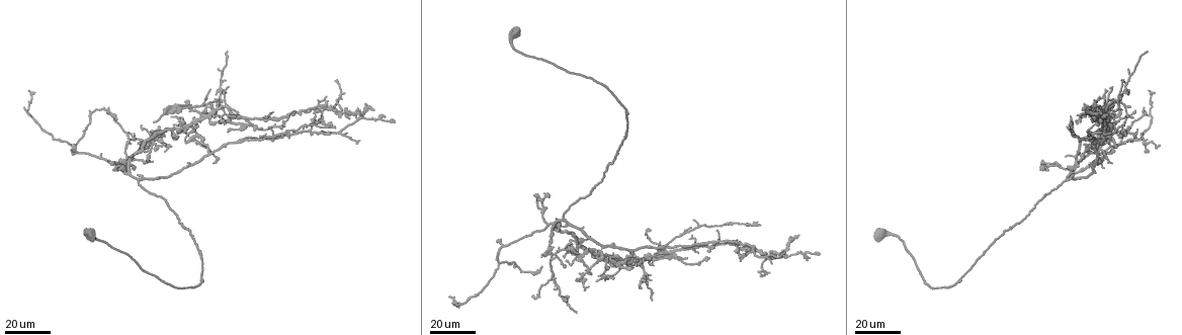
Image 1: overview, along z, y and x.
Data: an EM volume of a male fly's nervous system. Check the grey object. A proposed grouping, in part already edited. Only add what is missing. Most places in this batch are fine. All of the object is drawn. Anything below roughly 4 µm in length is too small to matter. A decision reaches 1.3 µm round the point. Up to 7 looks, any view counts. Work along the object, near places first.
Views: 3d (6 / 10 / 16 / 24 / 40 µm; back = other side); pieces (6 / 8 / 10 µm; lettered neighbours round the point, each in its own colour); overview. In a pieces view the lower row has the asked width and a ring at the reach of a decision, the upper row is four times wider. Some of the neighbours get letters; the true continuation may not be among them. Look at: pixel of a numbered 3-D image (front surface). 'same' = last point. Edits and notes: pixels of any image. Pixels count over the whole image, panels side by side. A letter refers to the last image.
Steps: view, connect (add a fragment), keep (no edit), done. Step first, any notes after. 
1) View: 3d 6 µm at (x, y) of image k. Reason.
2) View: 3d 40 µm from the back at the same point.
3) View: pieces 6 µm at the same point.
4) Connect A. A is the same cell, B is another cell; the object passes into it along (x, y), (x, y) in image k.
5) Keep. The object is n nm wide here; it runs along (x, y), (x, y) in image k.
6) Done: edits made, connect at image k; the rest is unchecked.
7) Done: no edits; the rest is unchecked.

View: 3d 40 µm at (372, 110) of image 1. Branch stops here.

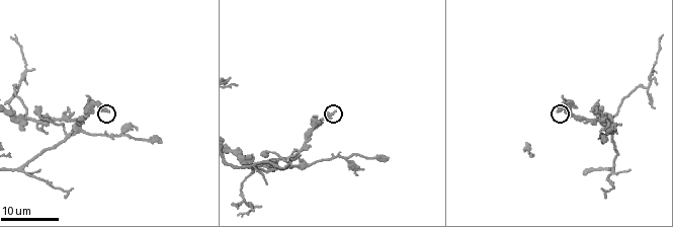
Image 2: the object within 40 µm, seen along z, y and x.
View: pieces 10 µm at (333, 112) of image 2.

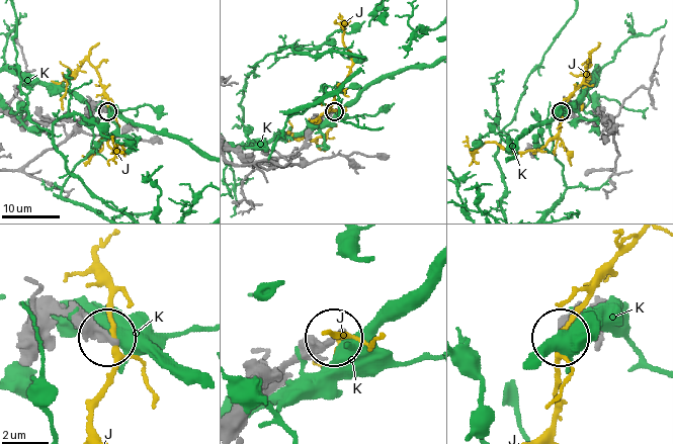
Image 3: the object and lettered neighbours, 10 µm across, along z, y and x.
Keep. J and K are other cells; it runs along (239, 406), (330, 339) in image 3; none of them fits.

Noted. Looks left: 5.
View: 3d 16 µm at (261, 206) of image 2. Free end.

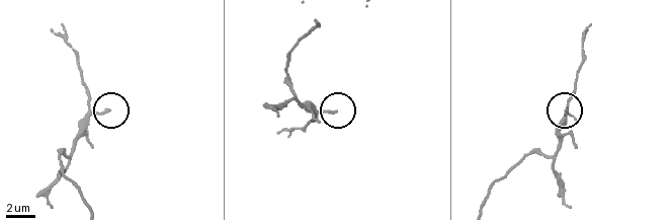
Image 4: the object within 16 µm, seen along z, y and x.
View: pieces 6 µm at (336, 111) of image 4. What lies round it.

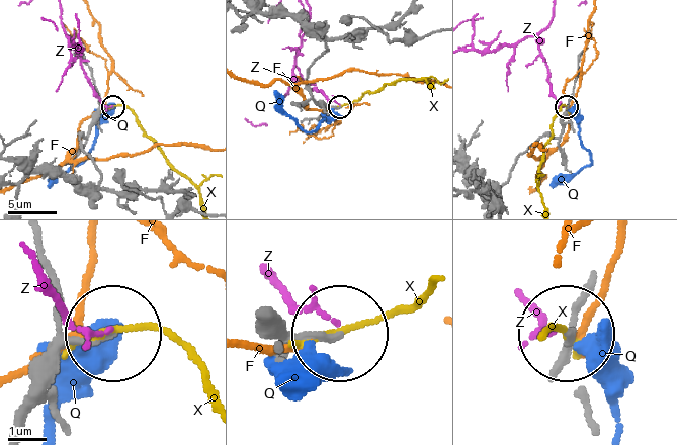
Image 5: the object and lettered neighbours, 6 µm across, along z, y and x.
Keep. The object is 170 nm wide here; F, Q, X and Z are other cells; it runs along (258, 319), (307, 339), (333, 332) in image 5; no lettered fragment goes on from it.

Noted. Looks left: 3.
View: 3d 40 µm at (1126, 91) of image 1. Tapers out.

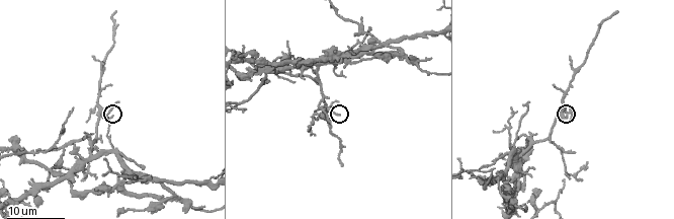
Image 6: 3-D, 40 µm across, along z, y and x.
View: pieces 10 µm at (338, 116) of image 6.

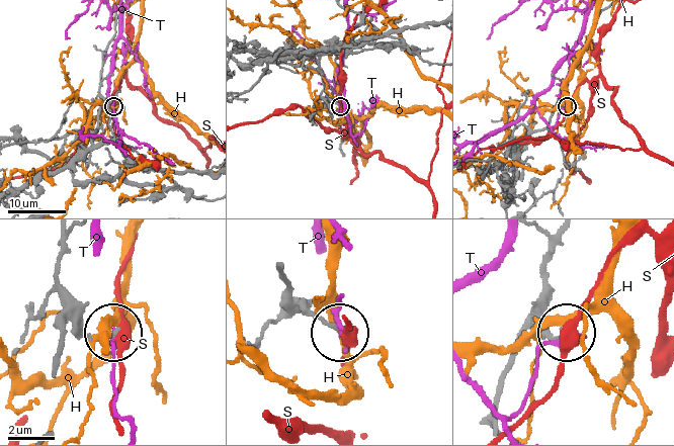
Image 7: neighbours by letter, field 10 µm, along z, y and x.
Keep. H, S and T are other cells; no lettered fragment goes on from it.

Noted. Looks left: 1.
Done: no edits; the rest is unchecked.

